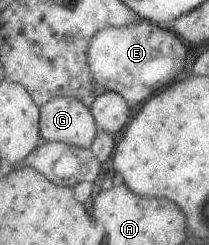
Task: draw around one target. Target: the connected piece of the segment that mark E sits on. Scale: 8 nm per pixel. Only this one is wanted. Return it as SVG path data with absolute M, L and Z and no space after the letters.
M142 19L136 25L129 27L109 26L101 30L95 35L90 45L89 61L94 78L98 83L106 87L108 91L119 92L131 105L135 105L138 102L152 99L154 92L170 87L170 84L176 80L176 76L182 74L186 66L186 58L188 58L186 45L184 40L180 40L180 36L176 36L175 32L168 32L168 27Z

